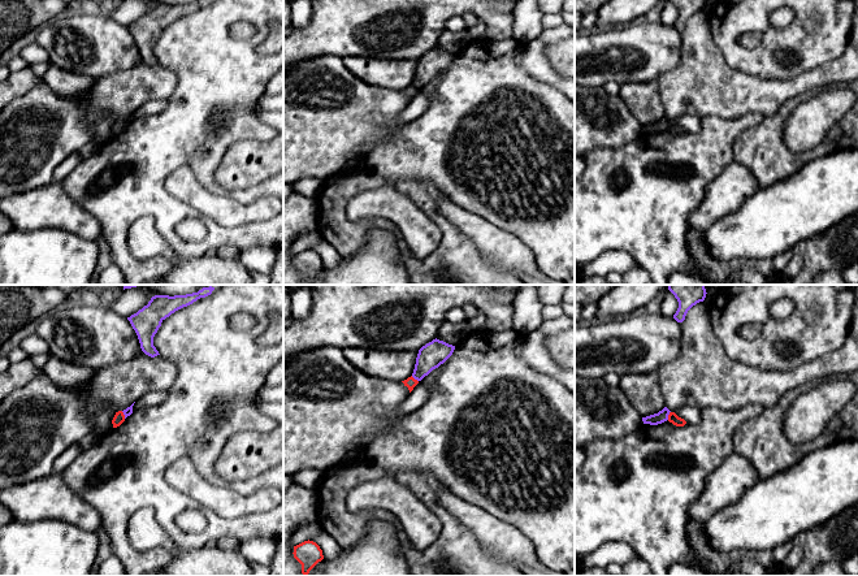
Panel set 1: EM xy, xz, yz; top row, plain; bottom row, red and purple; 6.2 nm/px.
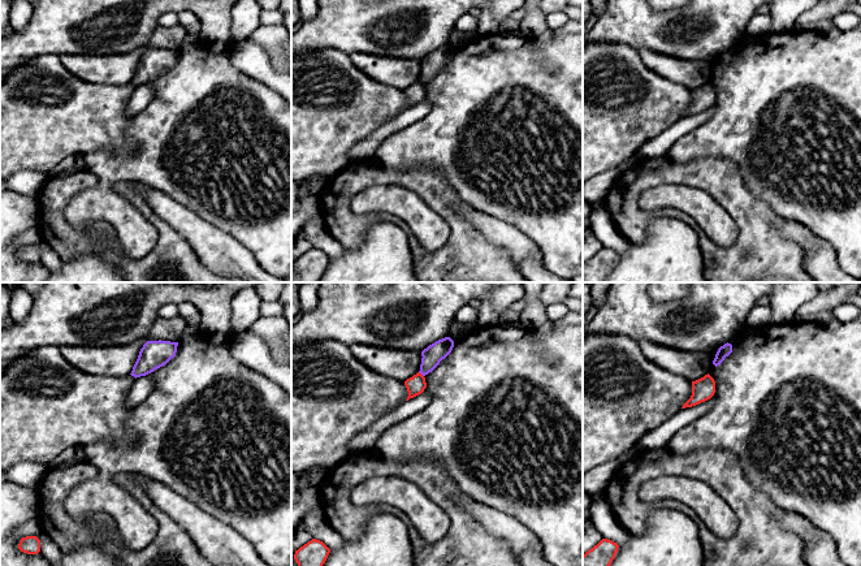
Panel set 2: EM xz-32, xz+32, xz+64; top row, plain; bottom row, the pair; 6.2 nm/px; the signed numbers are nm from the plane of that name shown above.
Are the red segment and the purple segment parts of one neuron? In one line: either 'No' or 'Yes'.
No

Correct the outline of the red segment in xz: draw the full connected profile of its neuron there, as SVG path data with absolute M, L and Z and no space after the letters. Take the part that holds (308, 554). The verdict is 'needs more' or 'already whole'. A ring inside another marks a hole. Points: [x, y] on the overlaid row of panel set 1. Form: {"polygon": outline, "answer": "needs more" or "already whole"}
{"polygon": "M304 541L294 546L294 558L302 564L302 573L307 576L309 571L324 559L322 550L313 541Z", "answer": "already whole"}

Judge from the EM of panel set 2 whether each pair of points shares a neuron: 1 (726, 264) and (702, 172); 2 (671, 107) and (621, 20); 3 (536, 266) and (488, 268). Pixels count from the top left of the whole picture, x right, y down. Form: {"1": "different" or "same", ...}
{"1": "same", "2": "different", "3": "different"}

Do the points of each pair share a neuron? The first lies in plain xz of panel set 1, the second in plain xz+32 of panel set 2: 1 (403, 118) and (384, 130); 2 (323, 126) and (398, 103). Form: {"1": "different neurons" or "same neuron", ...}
{"1": "same neuron", "2": "same neuron"}

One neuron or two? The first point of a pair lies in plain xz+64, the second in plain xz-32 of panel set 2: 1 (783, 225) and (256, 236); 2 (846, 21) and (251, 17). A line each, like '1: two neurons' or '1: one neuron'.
1: two neurons
2: two neurons

